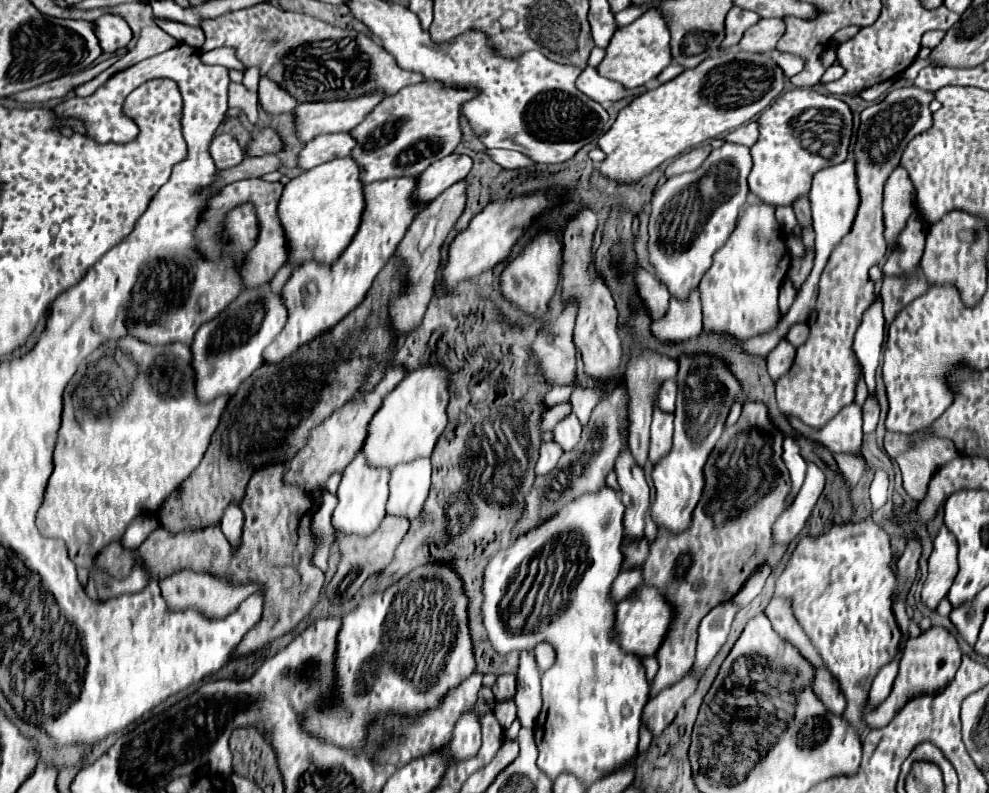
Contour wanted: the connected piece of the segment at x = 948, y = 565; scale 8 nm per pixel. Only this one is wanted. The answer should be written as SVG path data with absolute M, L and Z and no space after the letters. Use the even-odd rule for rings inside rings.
M946 526L940 528L940 532L934 538L934 550L928 560L928 578L922 588L922 602L936 610L938 602L948 594L956 572L958 572L958 542L956 538L946 530Z

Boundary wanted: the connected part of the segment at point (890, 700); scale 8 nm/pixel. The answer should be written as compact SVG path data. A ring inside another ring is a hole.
M932 626L918 638L908 638L902 660L900 660L900 670L894 680L894 688L892 688L890 696L876 708L868 708L868 706L864 708L866 726L882 728L894 718L898 708L902 708L902 704L906 704L906 700L910 700L910 696L920 696L922 692L938 692L938 690L946 688L946 684L950 684L950 680L954 680L956 670L960 668L960 660L962 660L962 650L960 650L956 638L942 626Z

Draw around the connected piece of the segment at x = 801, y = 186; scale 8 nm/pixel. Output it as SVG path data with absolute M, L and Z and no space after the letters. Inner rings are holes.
M796 88L792 92L784 92L770 108L766 108L758 116L758 126L760 138L750 148L754 166L748 176L748 188L752 194L756 194L762 202L770 206L792 206L792 202L800 196L808 196L812 176L818 170L842 164L848 158L848 146L852 138L852 112L846 102L842 102L836 96L822 94L820 90Z

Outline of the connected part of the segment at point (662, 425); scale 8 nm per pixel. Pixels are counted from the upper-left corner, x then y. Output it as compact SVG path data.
M654 408L652 426L650 426L650 462L656 464L662 456L666 456L672 448L672 428L674 416Z

